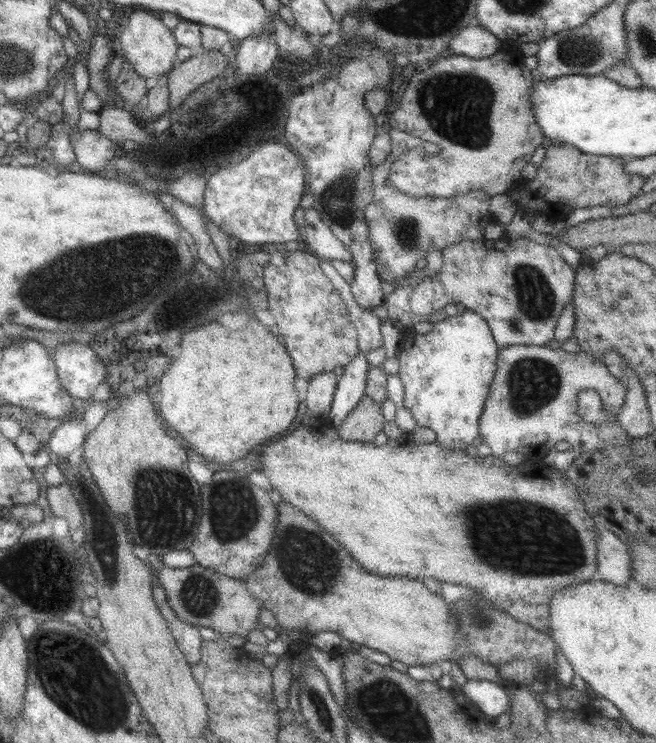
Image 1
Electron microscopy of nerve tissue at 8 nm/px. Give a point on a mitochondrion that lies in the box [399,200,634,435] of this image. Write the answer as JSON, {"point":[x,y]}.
{"point":[532,382]}

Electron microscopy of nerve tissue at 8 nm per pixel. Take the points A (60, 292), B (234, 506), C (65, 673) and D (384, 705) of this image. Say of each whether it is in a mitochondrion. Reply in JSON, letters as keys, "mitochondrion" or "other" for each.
{"A":"mitochondrion","B":"mitochondrion","C":"mitochondrion","D":"mitochondrion"}

